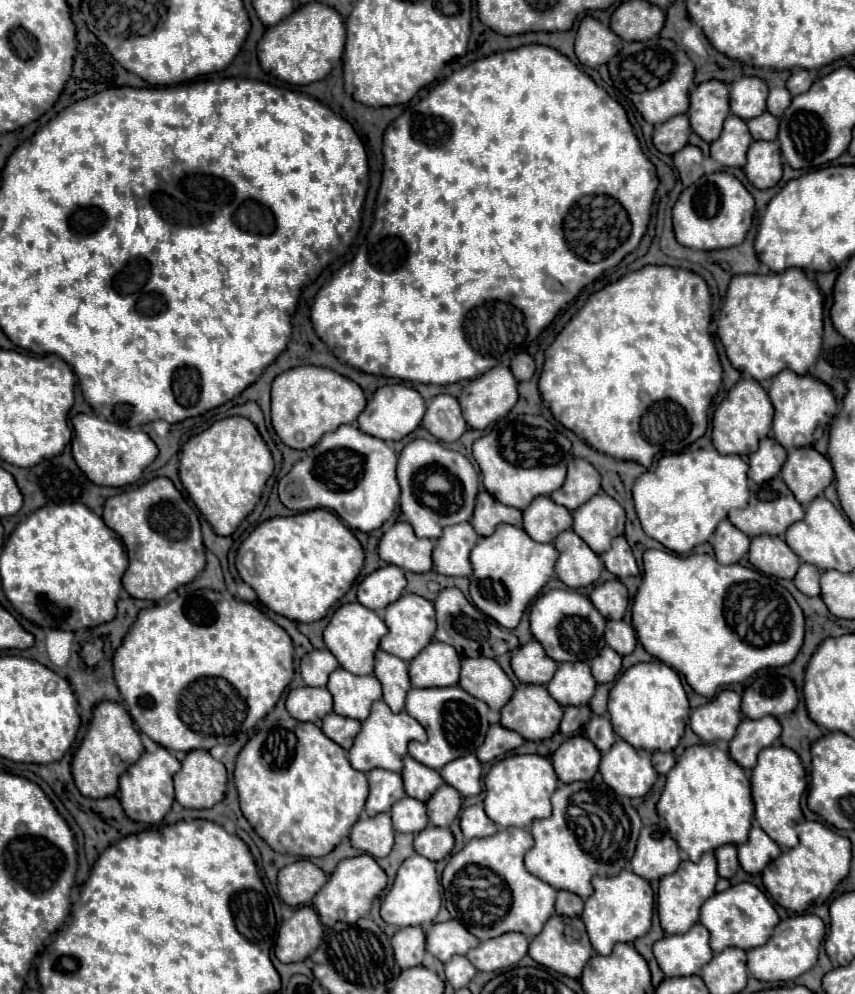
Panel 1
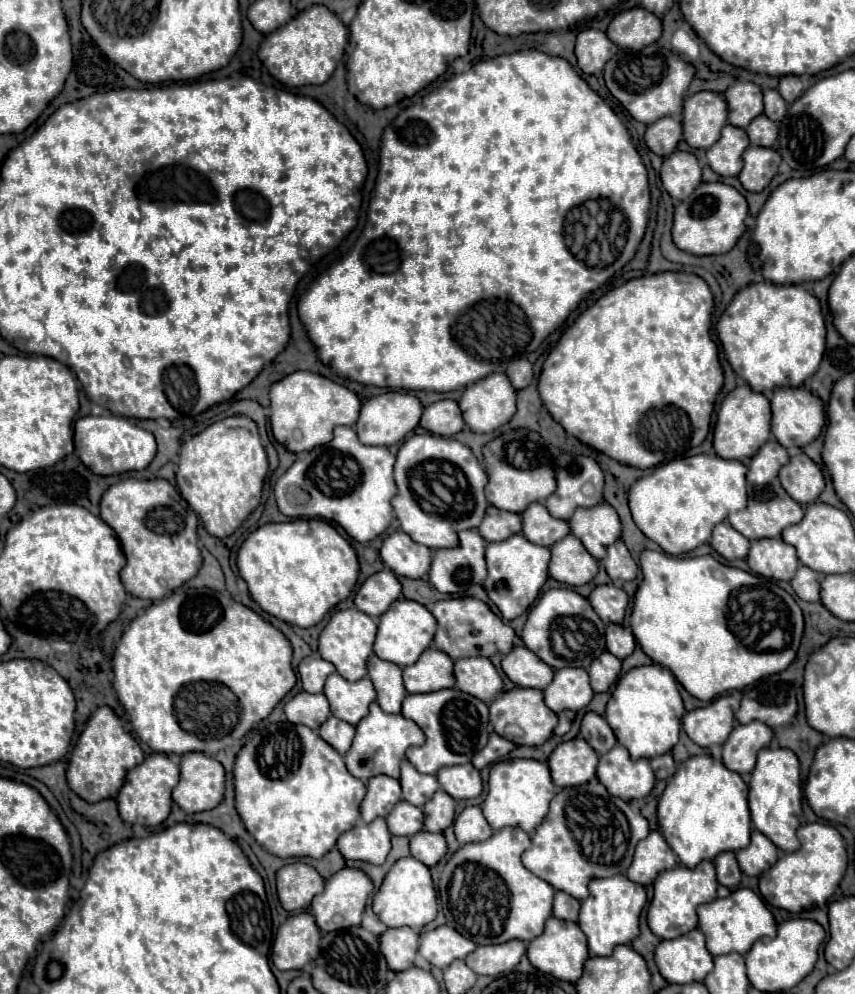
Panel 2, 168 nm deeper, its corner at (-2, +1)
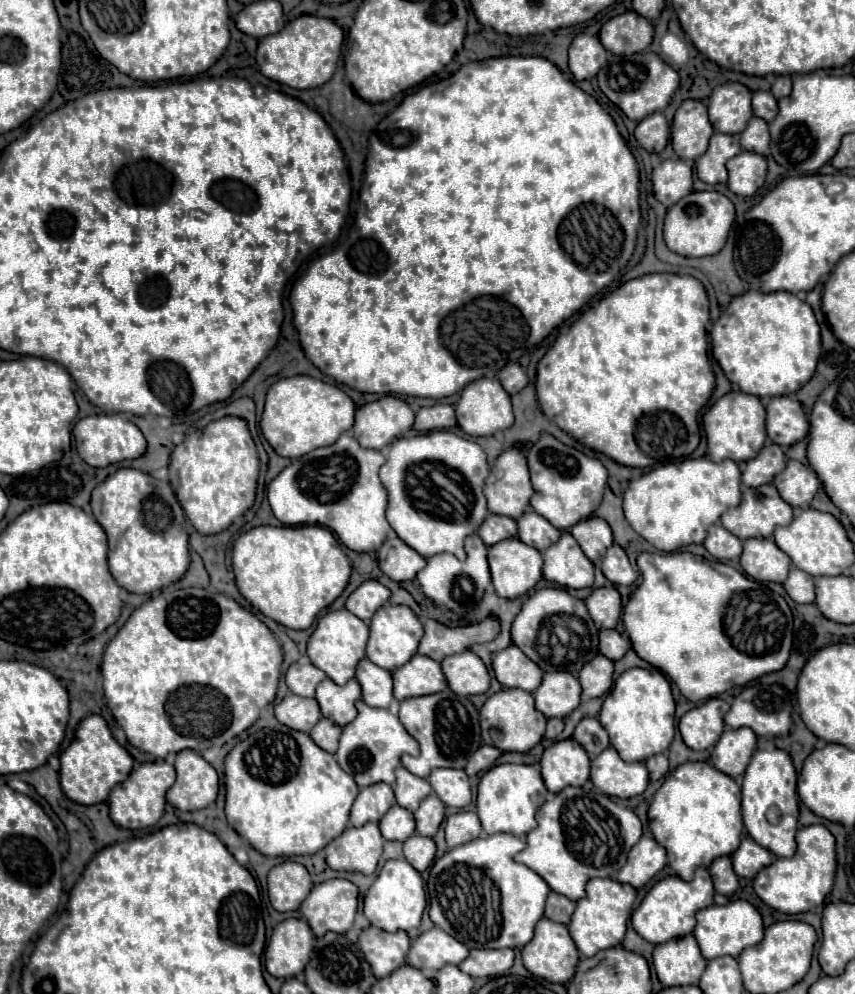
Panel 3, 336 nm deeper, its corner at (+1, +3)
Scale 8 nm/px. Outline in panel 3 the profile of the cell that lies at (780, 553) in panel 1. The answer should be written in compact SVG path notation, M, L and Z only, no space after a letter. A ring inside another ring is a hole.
M746 539L740 565L744 573L756 581L784 583L792 563L772 539Z

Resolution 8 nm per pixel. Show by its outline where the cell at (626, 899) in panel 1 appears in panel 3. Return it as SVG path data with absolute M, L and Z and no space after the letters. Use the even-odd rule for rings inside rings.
M594 879L590 885L586 885L586 897L576 903L576 909L572 913L572 921L568 925L570 937L576 945L576 949L592 957L594 953L602 949L610 949L622 943L626 933L626 923L632 913L632 905L636 899L636 889L630 885L622 885L612 879Z

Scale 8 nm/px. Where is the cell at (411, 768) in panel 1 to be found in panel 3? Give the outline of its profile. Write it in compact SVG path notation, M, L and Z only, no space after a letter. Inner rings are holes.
M398 767L396 769L396 783L394 783L394 795L400 807L408 811L416 811L420 801L432 793L432 787L426 779L412 775L408 769Z

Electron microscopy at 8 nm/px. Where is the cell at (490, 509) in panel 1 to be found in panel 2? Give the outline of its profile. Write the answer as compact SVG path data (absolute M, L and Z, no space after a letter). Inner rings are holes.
M489 505L483 523L477 529L485 541L503 541L515 533L521 533L521 517L517 513L501 511Z

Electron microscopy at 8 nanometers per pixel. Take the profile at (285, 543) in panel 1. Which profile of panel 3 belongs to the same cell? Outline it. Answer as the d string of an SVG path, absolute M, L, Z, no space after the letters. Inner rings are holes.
M320 525L254 527L234 541L232 569L236 575L238 591L252 603L252 607L288 629L308 629L316 621L318 613L344 591L352 571L348 557L344 555L332 531Z

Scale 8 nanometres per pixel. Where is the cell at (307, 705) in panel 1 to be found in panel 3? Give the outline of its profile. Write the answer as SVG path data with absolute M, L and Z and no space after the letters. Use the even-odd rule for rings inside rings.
M286 695L274 707L274 715L282 725L304 733L308 733L322 717L318 703L314 699L306 699L298 695Z

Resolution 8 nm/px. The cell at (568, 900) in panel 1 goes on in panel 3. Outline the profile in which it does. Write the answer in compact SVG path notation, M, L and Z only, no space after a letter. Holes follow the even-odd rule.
M550 891L550 893L548 893L544 917L552 919L552 921L556 921L556 923L568 925L572 913L574 913L574 901L570 901L568 897L564 897L564 895L556 893L556 891Z

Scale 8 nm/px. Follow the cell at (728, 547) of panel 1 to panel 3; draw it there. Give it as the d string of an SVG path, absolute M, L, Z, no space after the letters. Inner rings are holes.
M716 523L708 529L708 537L704 541L704 547L718 561L738 559L742 553L742 541L738 537L734 537L728 529L724 529L720 523Z

